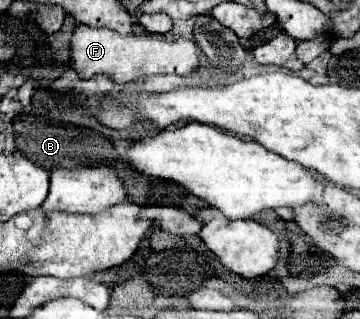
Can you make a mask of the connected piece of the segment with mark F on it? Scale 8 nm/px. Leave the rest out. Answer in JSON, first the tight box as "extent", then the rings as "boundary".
{"extent":[70,26,198,84],"boundary":[[[76,26],[70,38],[70,66],[78,72],[80,78],[92,78],[96,74],[104,74],[118,84],[132,82],[136,78],[154,76],[154,74],[178,74],[186,76],[198,66],[198,46],[190,40],[166,40],[158,34],[132,34],[130,38],[118,36],[118,32],[108,28],[92,28],[92,26]]]}

